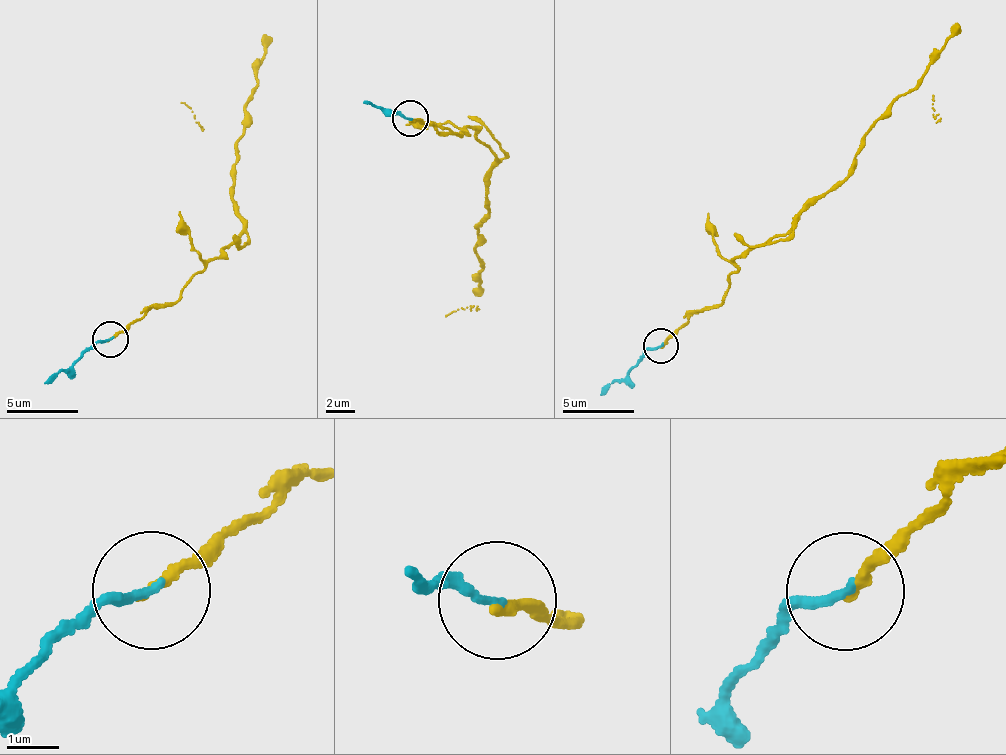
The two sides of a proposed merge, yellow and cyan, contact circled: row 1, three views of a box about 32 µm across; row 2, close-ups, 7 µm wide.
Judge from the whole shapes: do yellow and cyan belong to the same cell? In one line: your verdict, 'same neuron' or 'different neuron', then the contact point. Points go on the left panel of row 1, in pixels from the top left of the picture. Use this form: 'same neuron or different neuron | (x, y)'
same neuron | (110, 339)

